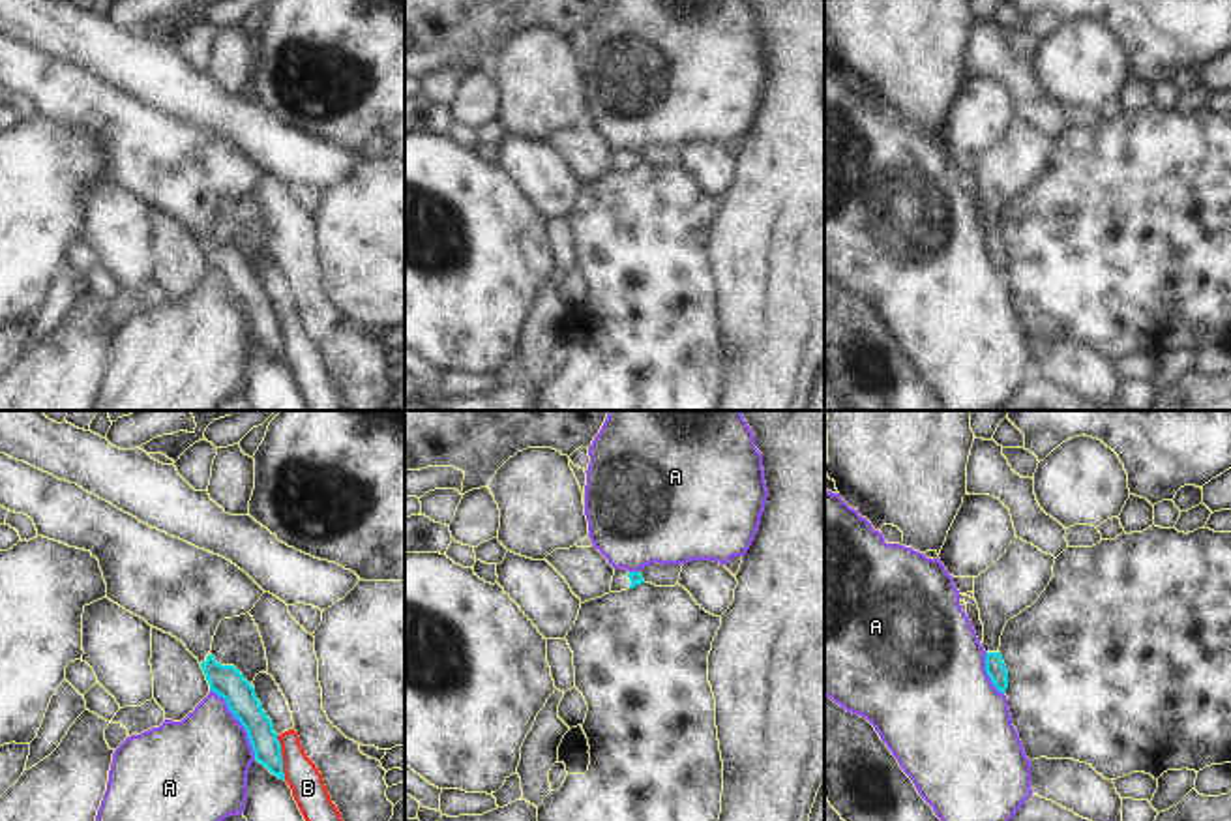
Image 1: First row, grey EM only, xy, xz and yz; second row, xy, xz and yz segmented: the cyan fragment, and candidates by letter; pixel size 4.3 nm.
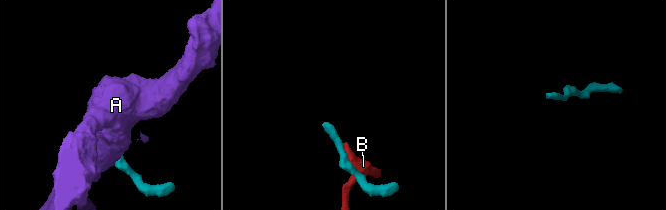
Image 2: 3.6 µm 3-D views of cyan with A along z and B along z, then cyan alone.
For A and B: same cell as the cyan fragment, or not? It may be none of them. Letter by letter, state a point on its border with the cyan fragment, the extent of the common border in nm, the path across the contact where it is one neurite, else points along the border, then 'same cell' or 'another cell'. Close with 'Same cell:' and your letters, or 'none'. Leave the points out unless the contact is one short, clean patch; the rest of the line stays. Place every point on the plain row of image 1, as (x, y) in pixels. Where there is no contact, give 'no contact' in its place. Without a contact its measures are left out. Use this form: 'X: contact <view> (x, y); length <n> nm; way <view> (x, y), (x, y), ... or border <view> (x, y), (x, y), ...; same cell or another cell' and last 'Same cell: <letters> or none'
A: contact xy (240, 302); length 360 nm; another cell
B: contact xy (281, 338); length 200 nm; another cell
Same cell: none

